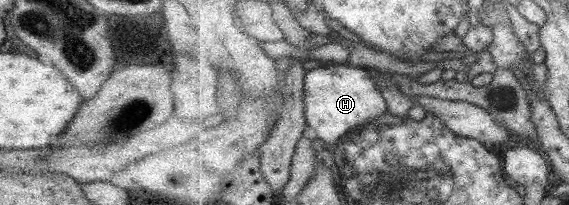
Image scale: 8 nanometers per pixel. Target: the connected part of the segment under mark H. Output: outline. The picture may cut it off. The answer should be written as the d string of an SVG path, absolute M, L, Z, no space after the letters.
M334 63L314 68L306 77L305 89L307 123L317 131L318 138L331 144L336 145L356 127L368 126L388 115L388 103L378 89L374 76L365 68Z

